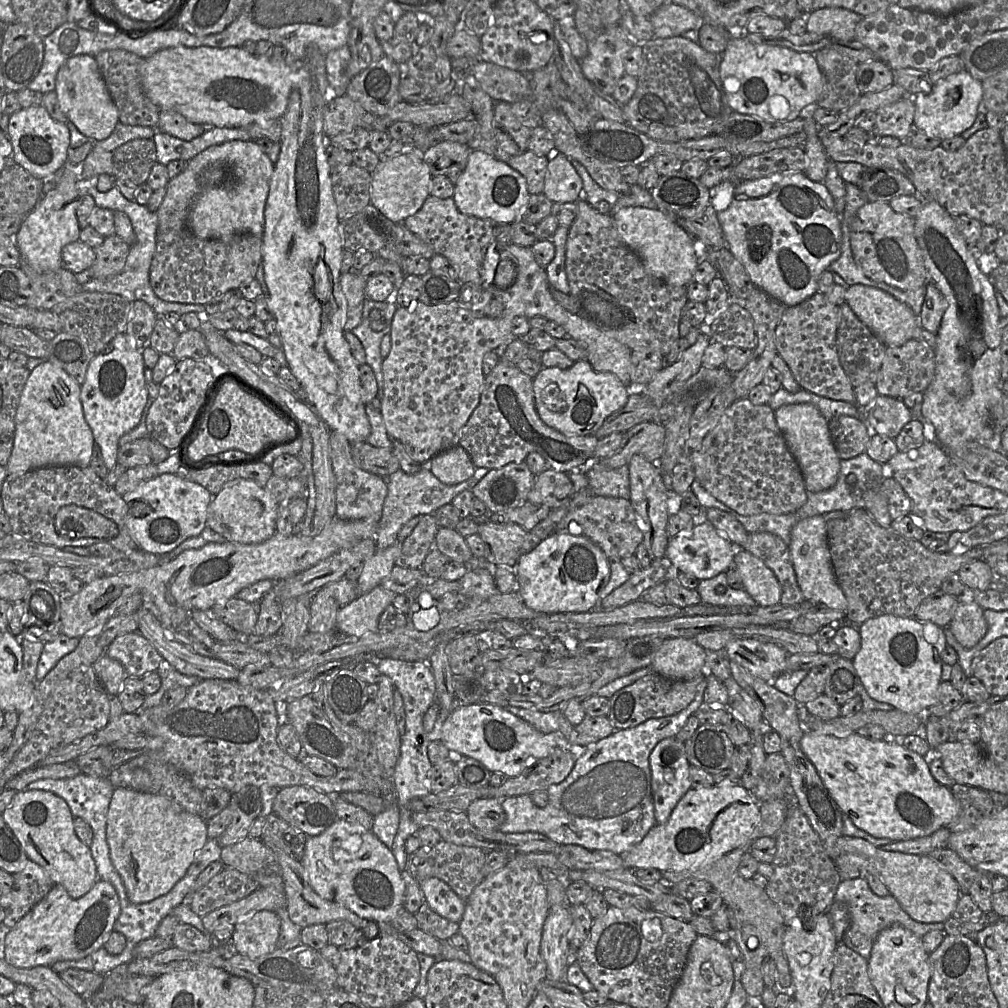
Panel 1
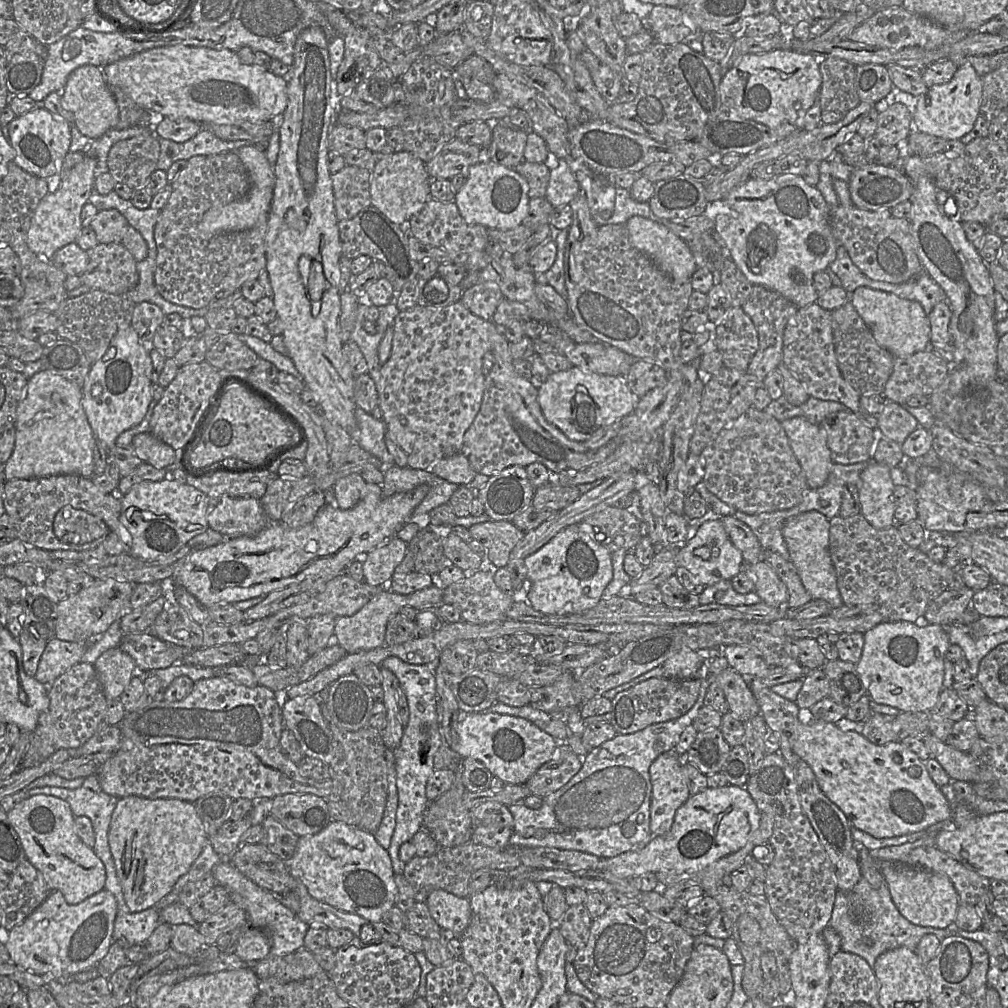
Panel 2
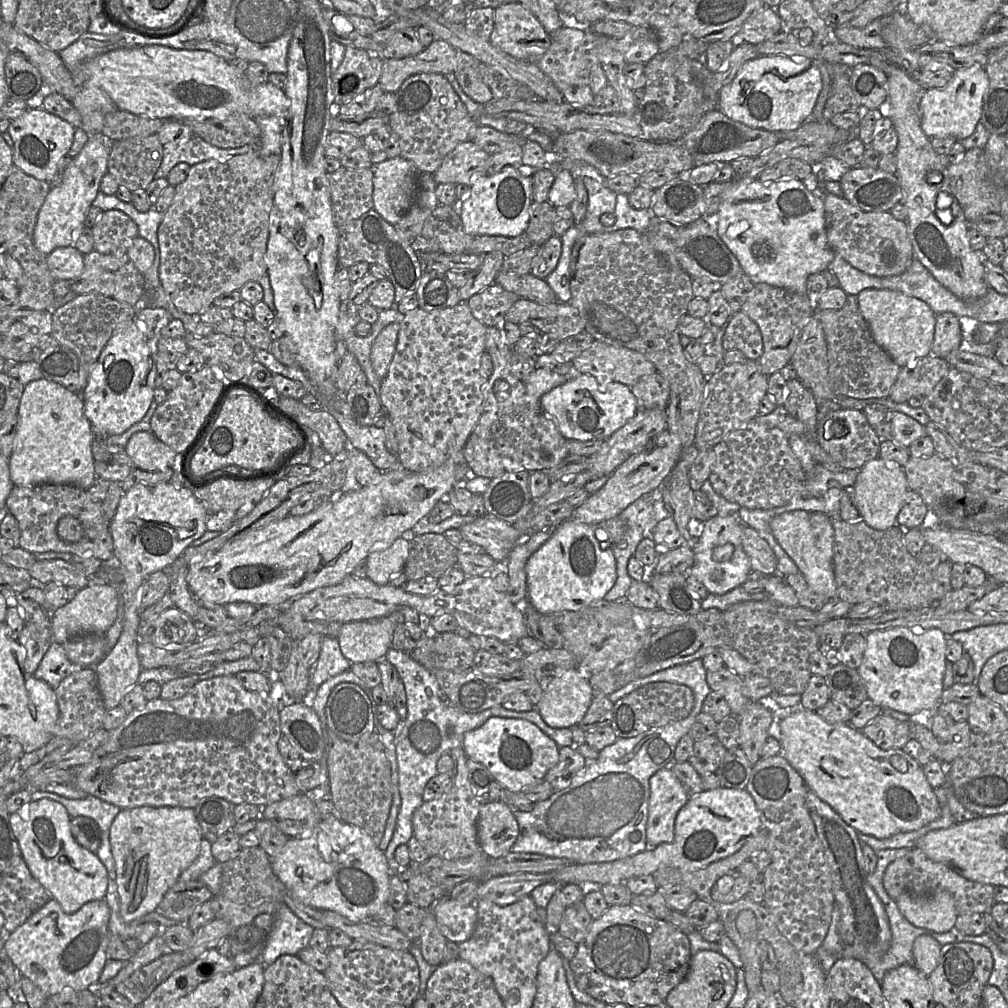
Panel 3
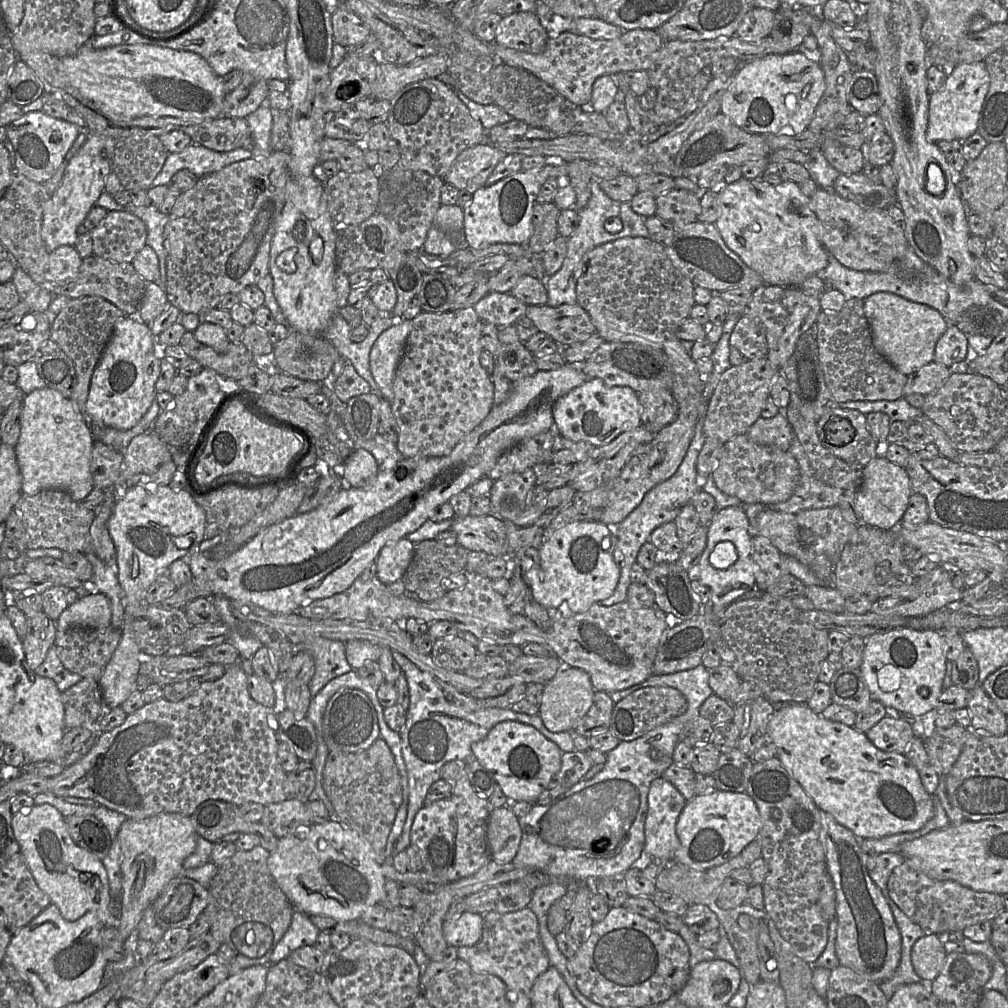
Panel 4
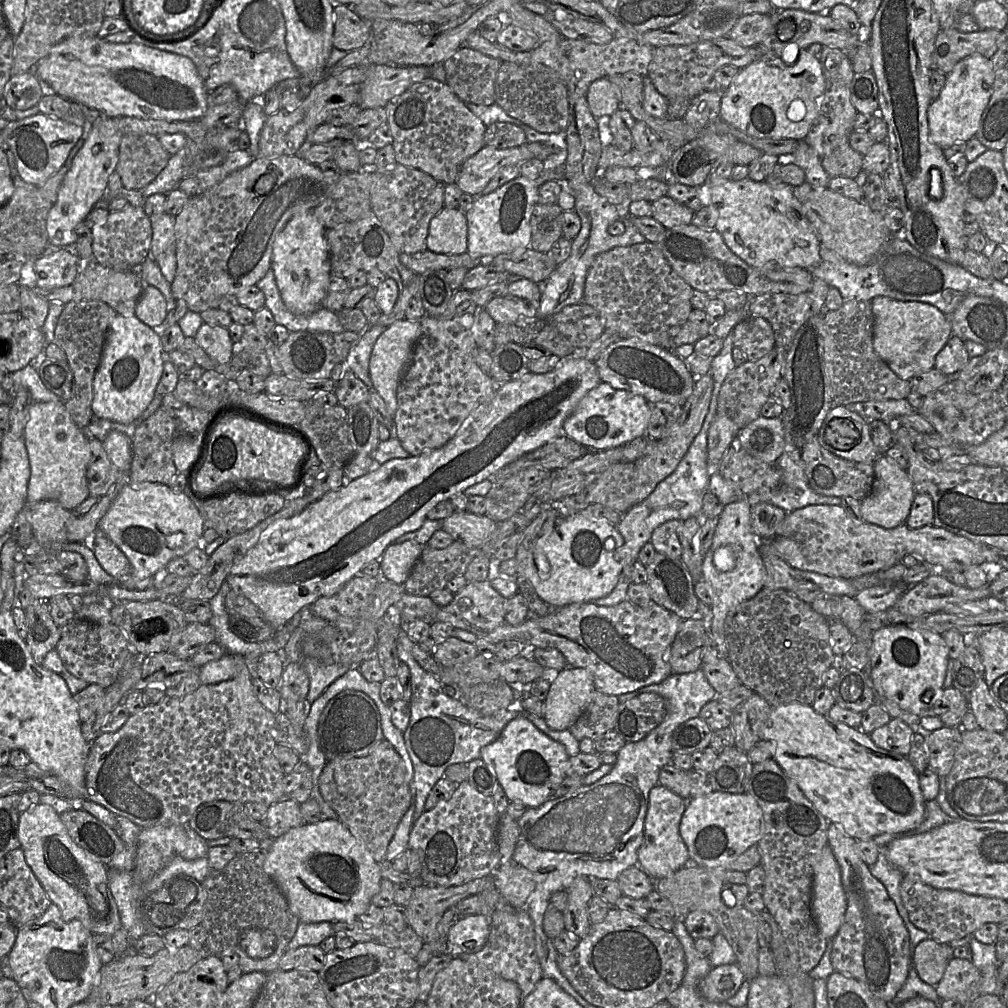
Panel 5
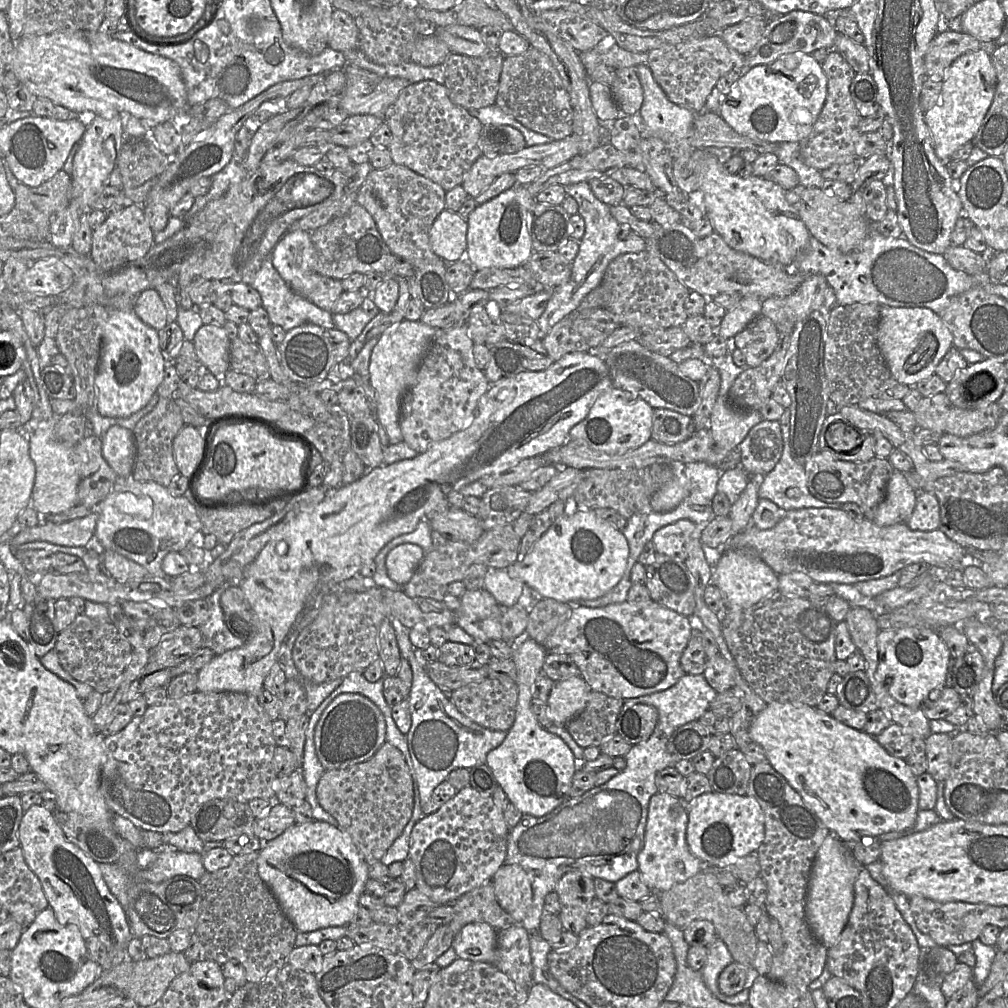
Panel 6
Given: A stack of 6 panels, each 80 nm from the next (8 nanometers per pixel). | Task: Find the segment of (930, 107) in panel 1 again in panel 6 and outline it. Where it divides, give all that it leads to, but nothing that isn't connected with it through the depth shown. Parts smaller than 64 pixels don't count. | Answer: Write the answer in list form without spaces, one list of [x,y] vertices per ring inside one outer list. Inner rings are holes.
[[[986,50],[963,54],[952,63],[942,80],[938,103],[924,114],[939,159],[947,163],[959,147],[973,141],[991,106],[996,85],[996,71]]]

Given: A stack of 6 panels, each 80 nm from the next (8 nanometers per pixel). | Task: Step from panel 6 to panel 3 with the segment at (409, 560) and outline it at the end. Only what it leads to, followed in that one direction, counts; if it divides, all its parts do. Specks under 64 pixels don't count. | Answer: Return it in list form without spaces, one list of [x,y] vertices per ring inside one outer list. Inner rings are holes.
[[[396,539],[390,546],[371,553],[365,560],[367,577],[377,585],[388,585],[404,571],[409,556],[410,542]]]

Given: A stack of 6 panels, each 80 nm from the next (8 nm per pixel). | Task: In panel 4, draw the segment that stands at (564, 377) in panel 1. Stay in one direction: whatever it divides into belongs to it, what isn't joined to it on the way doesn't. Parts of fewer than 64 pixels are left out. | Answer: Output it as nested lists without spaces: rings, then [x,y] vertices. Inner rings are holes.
[[[587,378],[580,386],[559,398],[553,406],[555,429],[561,436],[604,446],[620,434],[642,425],[638,394],[627,386],[609,386],[598,378]]]

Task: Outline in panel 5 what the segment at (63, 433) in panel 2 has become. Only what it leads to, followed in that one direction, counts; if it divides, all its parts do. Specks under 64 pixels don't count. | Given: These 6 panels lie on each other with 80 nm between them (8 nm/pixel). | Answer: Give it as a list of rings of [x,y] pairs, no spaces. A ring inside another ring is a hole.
[[[34,402],[30,408],[23,434],[31,469],[27,504],[54,500],[73,510],[90,496],[86,477],[91,458],[89,439],[71,419],[65,402]]]

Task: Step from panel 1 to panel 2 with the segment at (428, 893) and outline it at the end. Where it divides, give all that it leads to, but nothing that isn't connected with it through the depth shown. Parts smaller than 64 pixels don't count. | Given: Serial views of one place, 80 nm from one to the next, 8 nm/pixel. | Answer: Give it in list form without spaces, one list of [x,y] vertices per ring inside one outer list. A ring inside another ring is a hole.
[[[437,889],[428,895],[426,905],[445,935],[459,937],[470,923],[471,907],[468,898]]]

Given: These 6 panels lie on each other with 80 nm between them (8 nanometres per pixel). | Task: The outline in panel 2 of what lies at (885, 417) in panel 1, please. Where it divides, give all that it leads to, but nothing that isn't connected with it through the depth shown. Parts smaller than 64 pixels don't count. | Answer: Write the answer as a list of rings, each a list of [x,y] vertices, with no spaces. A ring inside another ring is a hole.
[[[892,401],[885,402],[876,419],[878,436],[893,440],[899,445],[919,426],[912,414],[902,405]]]

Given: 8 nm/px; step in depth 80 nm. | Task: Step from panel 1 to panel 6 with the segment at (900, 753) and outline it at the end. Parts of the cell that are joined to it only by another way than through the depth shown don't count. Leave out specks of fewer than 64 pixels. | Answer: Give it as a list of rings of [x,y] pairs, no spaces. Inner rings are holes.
[[[772,702],[767,704],[765,709],[753,722],[749,730],[749,734],[753,742],[760,744],[764,748],[767,761],[773,766],[773,768],[787,779],[789,784],[802,796],[806,805],[830,830],[830,833],[834,834],[841,841],[856,842],[860,841],[864,836],[880,836],[887,832],[904,831],[914,826],[919,811],[919,788],[917,777],[912,773],[904,759],[889,754],[885,748],[878,743],[876,737],[867,734],[863,730],[856,730],[849,727],[836,720],[832,715],[827,715],[813,706],[809,706],[804,703],[792,702]]]

